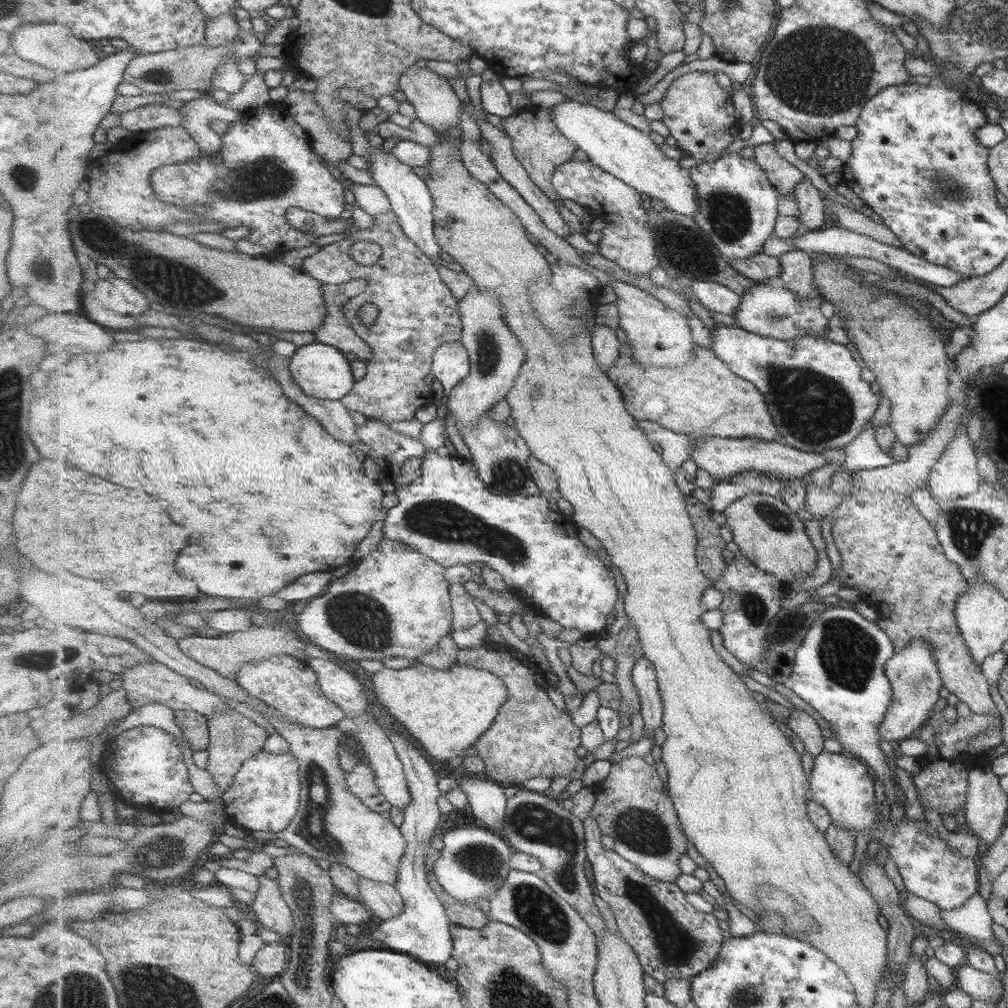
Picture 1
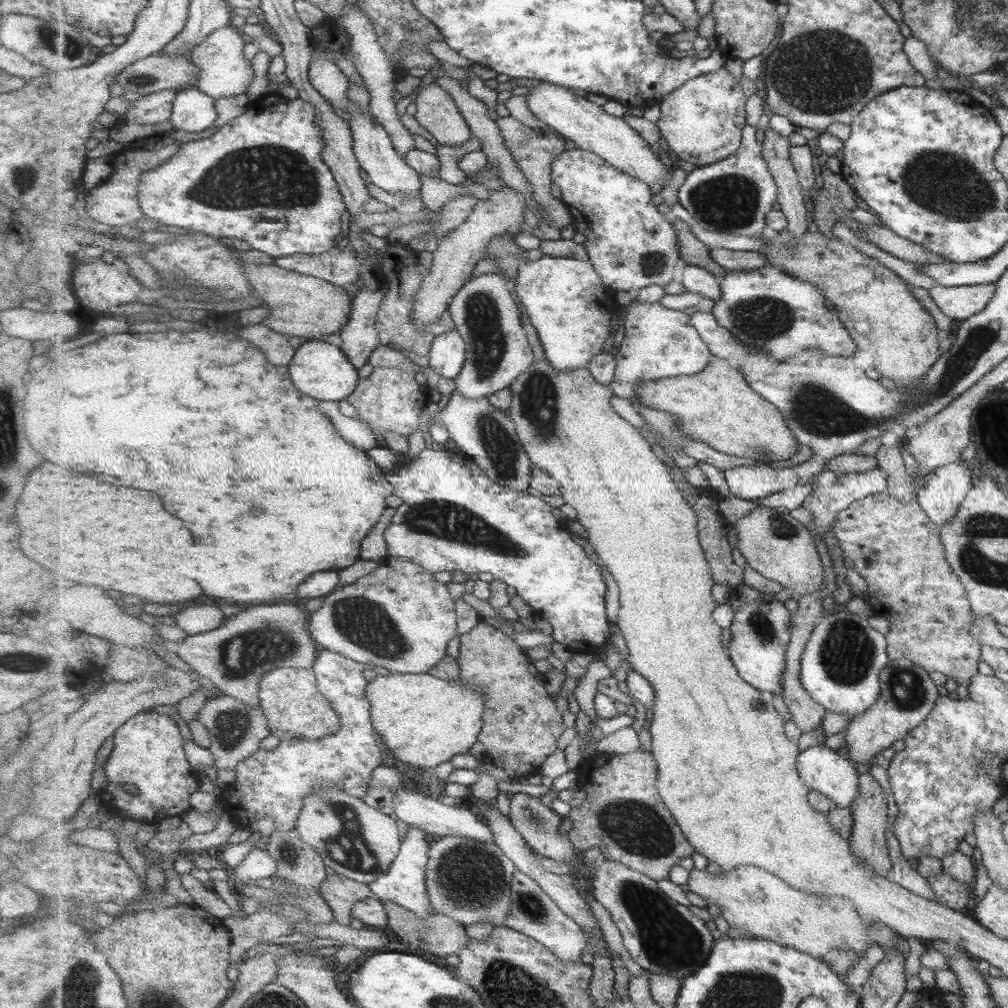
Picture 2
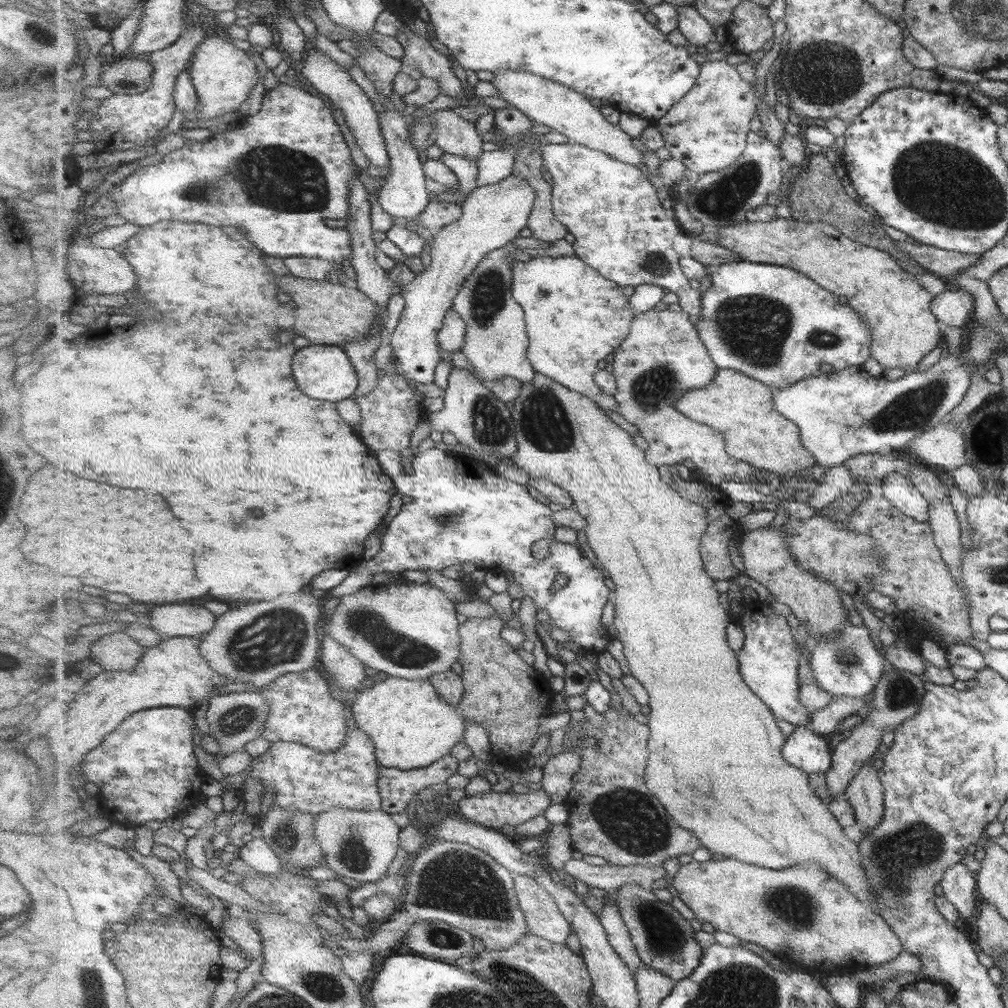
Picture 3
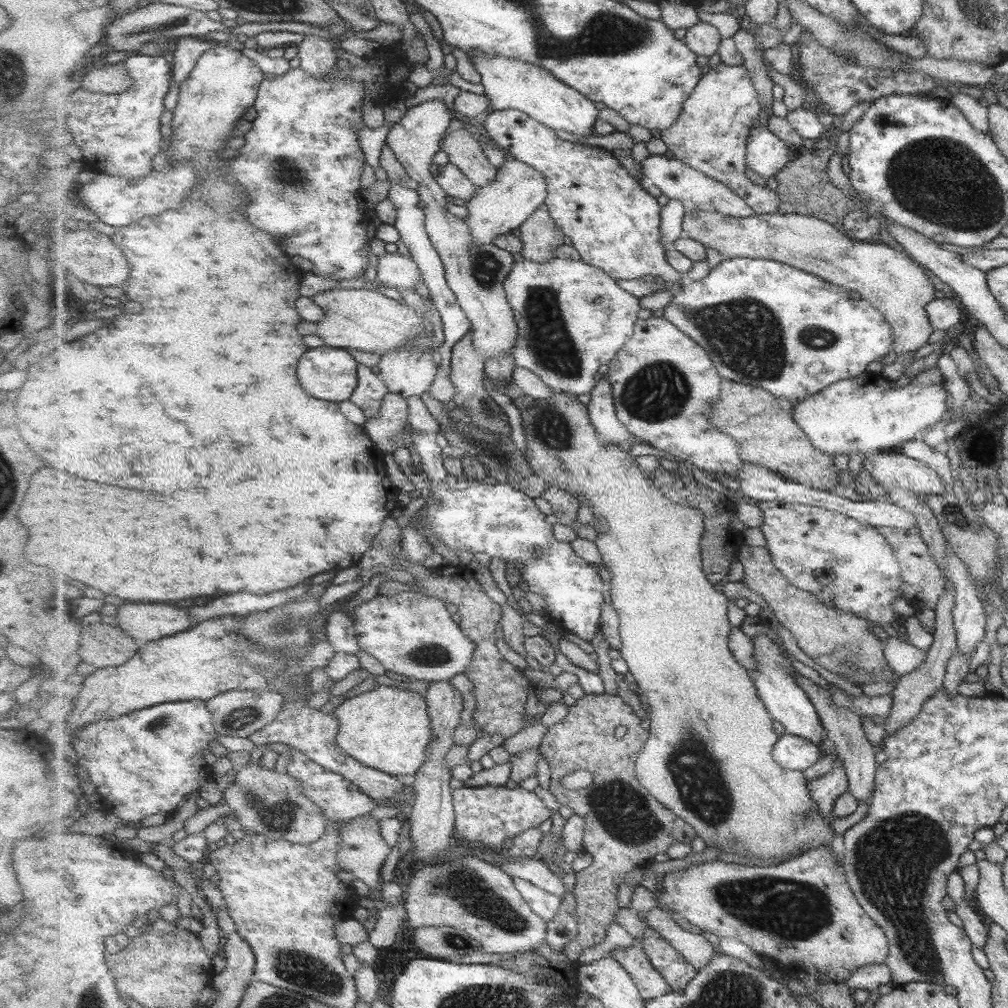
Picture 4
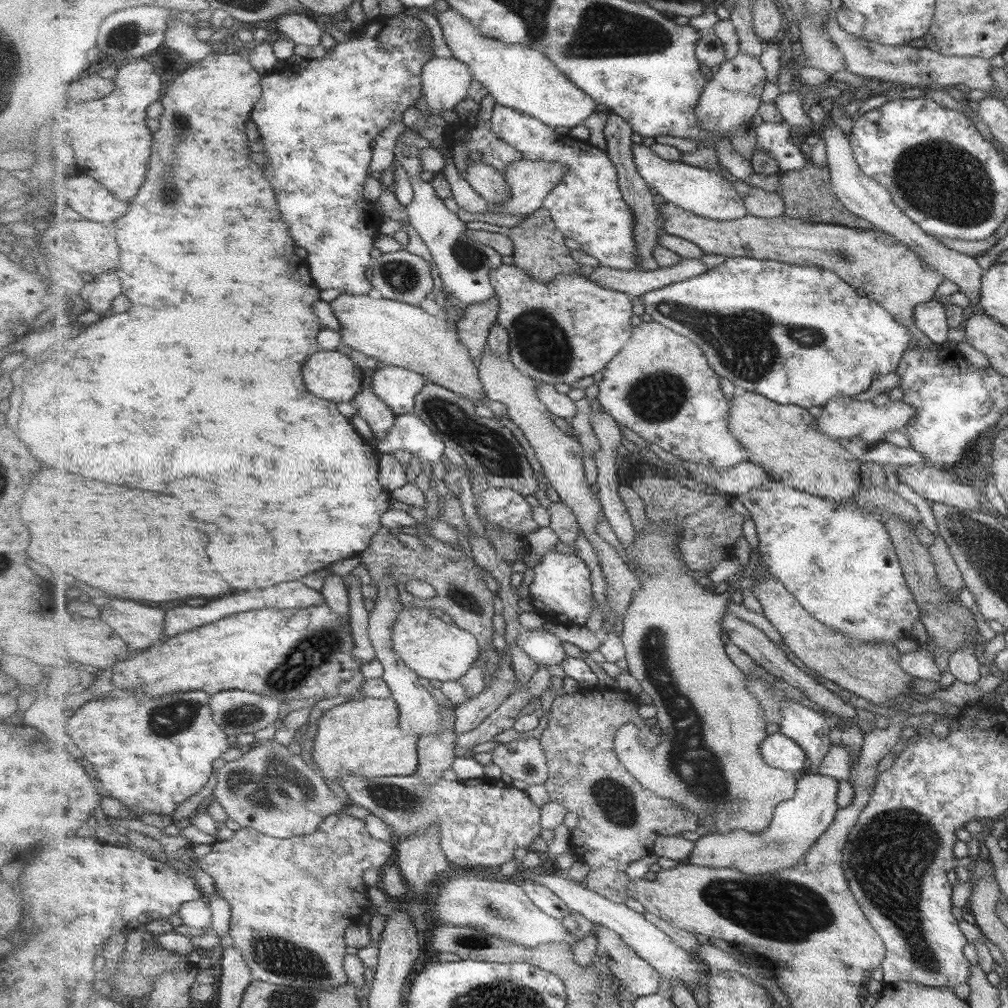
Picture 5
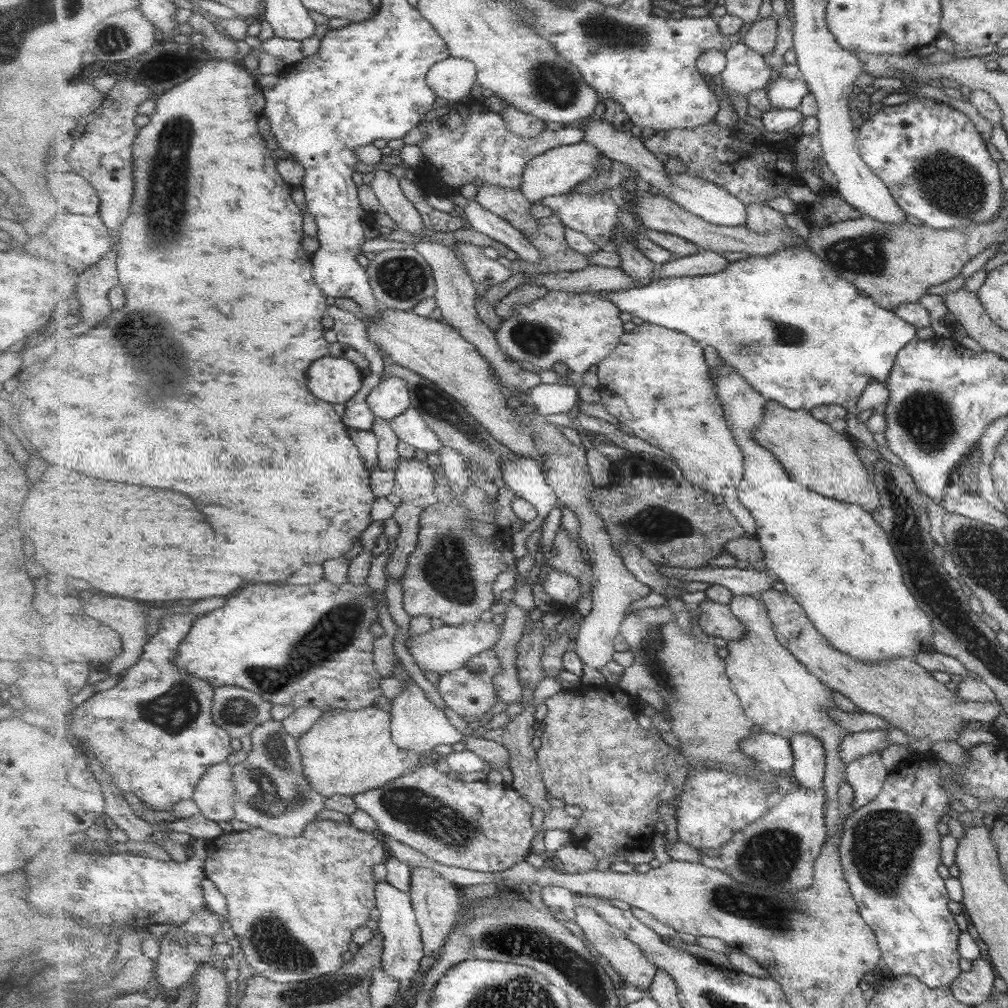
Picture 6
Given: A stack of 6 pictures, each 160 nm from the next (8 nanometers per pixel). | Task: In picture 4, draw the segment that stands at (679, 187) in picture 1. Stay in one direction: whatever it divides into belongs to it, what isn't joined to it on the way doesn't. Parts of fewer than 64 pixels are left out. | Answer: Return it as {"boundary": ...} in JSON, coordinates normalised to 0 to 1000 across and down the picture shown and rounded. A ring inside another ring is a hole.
{"boundary":[[[477,50],[465,58],[477,75],[480,94],[486,97],[491,110],[514,109],[545,125],[549,130],[558,129],[573,135],[590,135],[590,123],[594,113],[590,101],[554,78],[545,69],[541,69],[539,65],[499,56],[485,56]]]}

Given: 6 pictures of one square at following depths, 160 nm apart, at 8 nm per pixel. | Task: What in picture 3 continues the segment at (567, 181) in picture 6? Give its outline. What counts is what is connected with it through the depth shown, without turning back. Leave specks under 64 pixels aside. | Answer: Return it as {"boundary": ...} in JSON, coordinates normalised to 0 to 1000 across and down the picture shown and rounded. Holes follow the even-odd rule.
{"boundary":[[[507,174],[493,183],[473,186],[458,202],[459,214],[453,220],[444,222],[432,230],[428,262],[420,270],[414,272],[408,281],[399,285],[398,293],[402,298],[402,307],[397,313],[391,330],[384,337],[393,352],[395,370],[400,372],[409,382],[432,379],[432,367],[434,367],[436,359],[438,358],[438,343],[436,341],[437,329],[443,309],[450,304],[451,295],[455,292],[459,280],[469,272],[483,251],[499,246],[515,235],[515,230],[524,224],[533,196],[532,188],[526,181],[523,181],[523,178]]]}

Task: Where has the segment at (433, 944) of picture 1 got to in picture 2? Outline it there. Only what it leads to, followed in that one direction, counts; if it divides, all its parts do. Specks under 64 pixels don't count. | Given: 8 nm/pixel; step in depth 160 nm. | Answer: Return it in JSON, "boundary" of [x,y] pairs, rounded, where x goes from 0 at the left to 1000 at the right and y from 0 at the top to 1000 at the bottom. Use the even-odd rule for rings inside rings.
{"boundary":[[[401,820],[401,827],[402,834],[400,834],[396,849],[388,858],[386,865],[375,871],[367,880],[373,891],[393,895],[417,910],[428,911],[428,909],[432,909],[433,905],[427,898],[422,873],[422,862],[426,853],[428,836],[423,832],[423,825],[417,821]]]}

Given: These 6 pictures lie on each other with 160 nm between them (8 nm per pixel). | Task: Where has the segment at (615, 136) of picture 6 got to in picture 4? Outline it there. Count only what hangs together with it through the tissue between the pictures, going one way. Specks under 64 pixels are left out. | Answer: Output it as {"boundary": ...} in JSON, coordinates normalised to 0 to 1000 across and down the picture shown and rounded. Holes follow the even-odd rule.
{"boundary":[[[644,153],[636,160],[636,168],[642,180],[651,185],[664,198],[686,198],[693,206],[706,207],[729,216],[741,216],[750,211],[724,185],[697,173],[697,170],[689,166],[682,165],[677,159]]]}

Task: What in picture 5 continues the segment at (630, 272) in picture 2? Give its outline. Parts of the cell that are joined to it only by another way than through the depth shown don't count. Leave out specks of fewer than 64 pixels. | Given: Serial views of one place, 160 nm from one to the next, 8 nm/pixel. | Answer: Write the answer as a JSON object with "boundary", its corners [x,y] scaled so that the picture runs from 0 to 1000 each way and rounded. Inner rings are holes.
{"boundary":[[[491,101],[487,115],[489,131],[520,151],[523,159],[551,160],[563,167],[557,186],[550,188],[541,199],[539,206],[547,209],[552,223],[562,236],[568,236],[576,242],[576,248],[590,255],[594,263],[610,268],[634,268],[631,260],[629,232],[630,215],[617,193],[613,166],[602,150],[586,143],[571,142],[558,133],[553,133],[526,113],[499,105]]]}

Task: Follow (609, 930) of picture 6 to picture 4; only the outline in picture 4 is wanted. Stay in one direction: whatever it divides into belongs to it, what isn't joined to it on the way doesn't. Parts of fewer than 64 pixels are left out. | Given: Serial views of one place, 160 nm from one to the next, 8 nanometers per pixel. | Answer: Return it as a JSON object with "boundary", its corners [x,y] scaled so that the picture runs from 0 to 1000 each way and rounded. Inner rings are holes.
{"boundary":[[[616,939],[605,944],[605,948],[626,967],[636,989],[641,993],[668,984],[660,970],[646,956],[638,939]]]}

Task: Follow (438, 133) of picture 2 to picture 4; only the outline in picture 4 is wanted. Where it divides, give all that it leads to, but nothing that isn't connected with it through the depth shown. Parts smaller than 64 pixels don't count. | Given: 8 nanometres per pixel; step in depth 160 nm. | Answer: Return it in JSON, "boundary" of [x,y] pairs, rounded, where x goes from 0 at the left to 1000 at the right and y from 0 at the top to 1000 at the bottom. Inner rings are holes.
{"boundary":[[[457,128],[443,133],[439,140],[438,149],[446,155],[446,161],[451,162],[474,187],[491,181],[494,167],[477,147],[476,141],[465,131]]]}

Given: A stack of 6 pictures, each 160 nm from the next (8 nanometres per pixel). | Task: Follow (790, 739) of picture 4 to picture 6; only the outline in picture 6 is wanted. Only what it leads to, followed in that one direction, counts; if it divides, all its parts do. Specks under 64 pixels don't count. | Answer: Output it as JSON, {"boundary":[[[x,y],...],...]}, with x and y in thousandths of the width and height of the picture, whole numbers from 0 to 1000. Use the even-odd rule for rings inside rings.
{"boundary":[[[763,726],[745,727],[741,732],[736,734],[735,745],[739,749],[748,752],[751,757],[759,759],[766,764],[773,764],[778,769],[785,767],[789,756],[789,748],[787,747],[784,733]]]}

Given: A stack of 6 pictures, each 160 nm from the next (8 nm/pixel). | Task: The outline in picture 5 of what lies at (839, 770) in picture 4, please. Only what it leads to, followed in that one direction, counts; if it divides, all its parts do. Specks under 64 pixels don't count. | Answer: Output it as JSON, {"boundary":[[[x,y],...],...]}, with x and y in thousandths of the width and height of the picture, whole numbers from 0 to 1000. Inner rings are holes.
{"boundary":[[[796,767],[792,783],[785,794],[769,803],[765,817],[755,825],[739,822],[723,825],[703,825],[690,833],[688,846],[682,856],[705,861],[729,861],[739,867],[763,867],[791,859],[810,835],[822,823],[833,803],[833,775],[814,767]]]}

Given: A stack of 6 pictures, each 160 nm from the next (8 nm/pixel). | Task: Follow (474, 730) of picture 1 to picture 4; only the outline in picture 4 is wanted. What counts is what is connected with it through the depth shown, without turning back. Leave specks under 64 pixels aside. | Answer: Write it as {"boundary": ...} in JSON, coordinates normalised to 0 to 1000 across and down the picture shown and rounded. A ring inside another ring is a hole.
{"boundary":[[[375,680],[368,686],[362,686],[342,694],[332,702],[330,707],[337,718],[333,730],[334,740],[336,743],[342,744],[346,751],[352,752],[352,755],[359,756],[362,760],[390,770],[396,770],[396,768],[413,769],[426,750],[425,740],[431,731],[431,726],[428,722],[428,713],[420,682],[408,682],[407,687],[402,687],[398,683]]]}

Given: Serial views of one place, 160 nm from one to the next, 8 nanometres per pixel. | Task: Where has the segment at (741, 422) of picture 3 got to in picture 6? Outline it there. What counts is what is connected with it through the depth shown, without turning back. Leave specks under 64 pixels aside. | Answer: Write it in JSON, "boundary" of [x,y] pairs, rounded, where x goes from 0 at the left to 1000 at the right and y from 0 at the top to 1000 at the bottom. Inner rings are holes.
{"boundary":[[[763,398],[760,403],[760,413],[758,418],[748,425],[746,429],[748,436],[767,447],[773,458],[777,460],[781,470],[789,479],[795,479],[799,484],[811,488],[819,494],[830,495],[831,498],[847,499],[862,509],[870,507],[872,503],[871,486],[864,480],[858,464],[852,458],[852,449],[843,433],[837,430],[829,429],[822,423],[822,420],[816,419],[803,407],[785,407],[771,398]]]}

